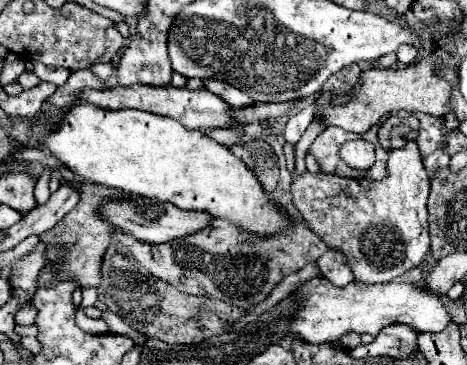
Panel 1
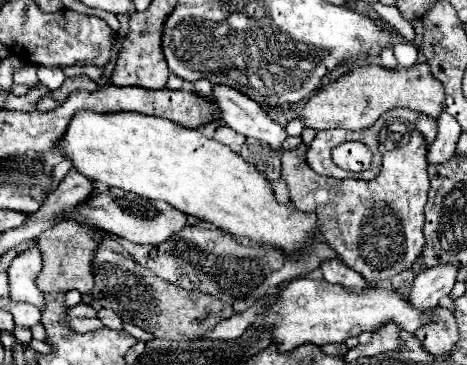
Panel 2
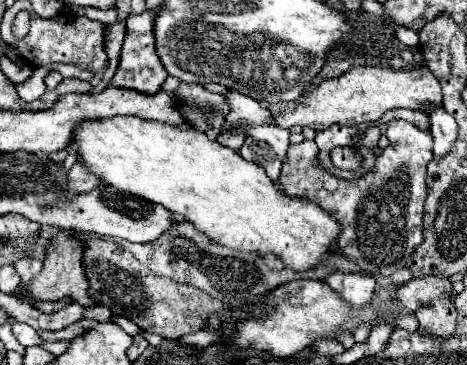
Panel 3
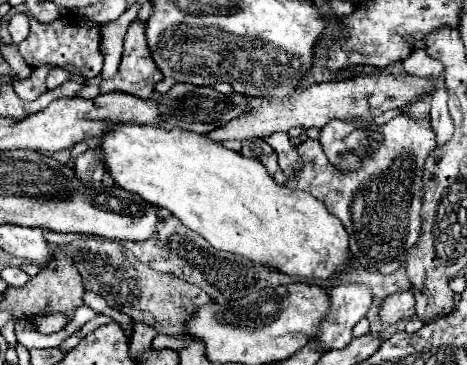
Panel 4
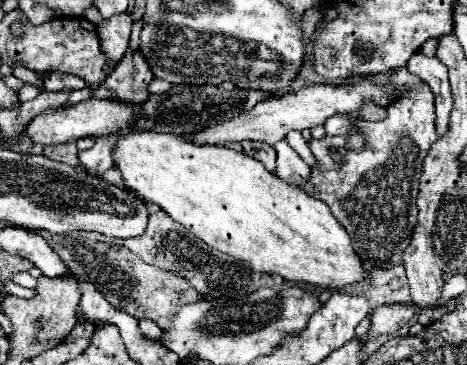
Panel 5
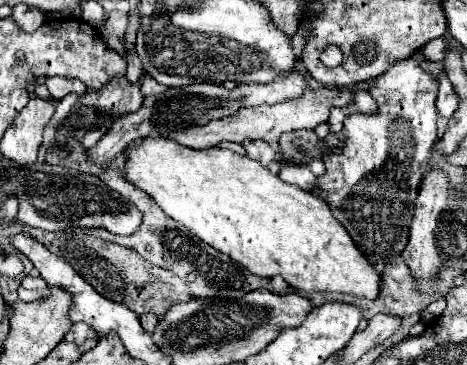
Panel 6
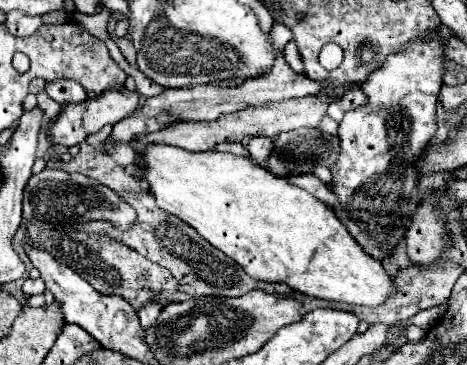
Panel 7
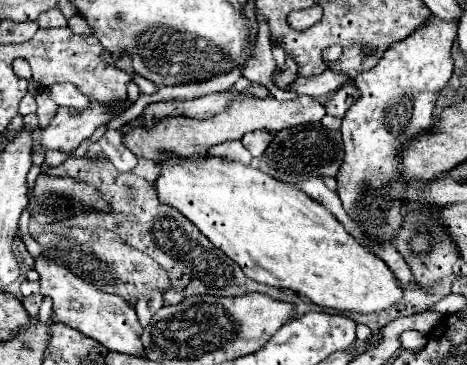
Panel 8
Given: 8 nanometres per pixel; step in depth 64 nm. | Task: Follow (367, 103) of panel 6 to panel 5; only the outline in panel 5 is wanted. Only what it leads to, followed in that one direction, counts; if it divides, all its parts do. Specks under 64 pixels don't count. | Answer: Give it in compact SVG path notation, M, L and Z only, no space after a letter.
M368 104L364 110L360 110L362 112L362 120L370 120L370 122L378 122L378 120L384 120L384 116L386 116L386 110L382 110L382 108L376 108L376 106L372 106L372 104Z

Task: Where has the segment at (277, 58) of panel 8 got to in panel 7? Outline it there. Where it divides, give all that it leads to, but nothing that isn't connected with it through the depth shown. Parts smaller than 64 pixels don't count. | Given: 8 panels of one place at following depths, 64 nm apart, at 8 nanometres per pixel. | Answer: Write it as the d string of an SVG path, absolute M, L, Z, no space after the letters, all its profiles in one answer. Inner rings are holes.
M274 22L271 30L272 44L278 52L283 52L286 44L292 40L291 29L286 24ZM278 58L268 76L246 80L244 84L240 84L236 88L216 88L212 84L198 84L198 86L192 86L192 88L178 88L178 90L168 88L162 94L158 94L154 98L148 98L144 102L144 106L140 110L136 110L134 114L116 122L114 128L112 128L112 134L110 134L110 142L112 144L128 144L136 136L158 132L166 126L176 124L176 122L216 120L222 114L238 112L238 110L248 108L248 106L260 106L260 104L266 104L266 102L280 102L280 100L288 100L288 98L304 98L304 96L310 96L310 94L320 94L322 88L326 88L324 82L316 82L316 80L310 80L308 76L304 76L304 74L296 74L286 64L284 58Z

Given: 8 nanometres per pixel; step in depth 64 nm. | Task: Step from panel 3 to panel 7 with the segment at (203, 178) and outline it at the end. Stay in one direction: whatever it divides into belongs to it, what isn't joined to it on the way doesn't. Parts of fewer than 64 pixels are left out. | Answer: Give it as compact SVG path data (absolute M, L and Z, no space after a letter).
M148 144L140 160L142 164L136 164L140 170L138 178L148 184L158 206L192 226L206 242L238 262L248 276L264 282L284 282L306 296L344 304L380 306L392 294L394 286L382 264L372 260L372 256L352 240L344 224L340 224L336 214L324 202L316 200L302 188L296 188L286 178L268 172L268 168L254 164L250 158L218 150L188 152L168 144Z

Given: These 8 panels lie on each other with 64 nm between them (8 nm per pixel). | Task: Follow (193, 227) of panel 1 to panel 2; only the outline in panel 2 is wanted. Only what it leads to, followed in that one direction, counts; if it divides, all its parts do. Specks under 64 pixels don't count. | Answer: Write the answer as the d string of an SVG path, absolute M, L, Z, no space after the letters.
M110 188L102 194L94 194L92 198L82 202L80 206L76 206L72 210L72 218L80 220L84 224L96 226L108 234L126 238L130 242L152 244L152 246L162 244L172 234L180 232L184 226L190 224L188 216L184 216L184 212L176 212L176 208L172 208L170 204L164 204L160 200L144 200L142 196L132 196L130 192L114 190L114 188Z

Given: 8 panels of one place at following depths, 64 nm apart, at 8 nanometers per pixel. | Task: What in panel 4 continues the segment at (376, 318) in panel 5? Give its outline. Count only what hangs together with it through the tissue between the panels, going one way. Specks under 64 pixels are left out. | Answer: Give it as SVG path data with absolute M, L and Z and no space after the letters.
M410 288L408 292L396 292L384 300L380 310L380 320L384 324L392 326L400 320L410 318L414 318L414 288Z

